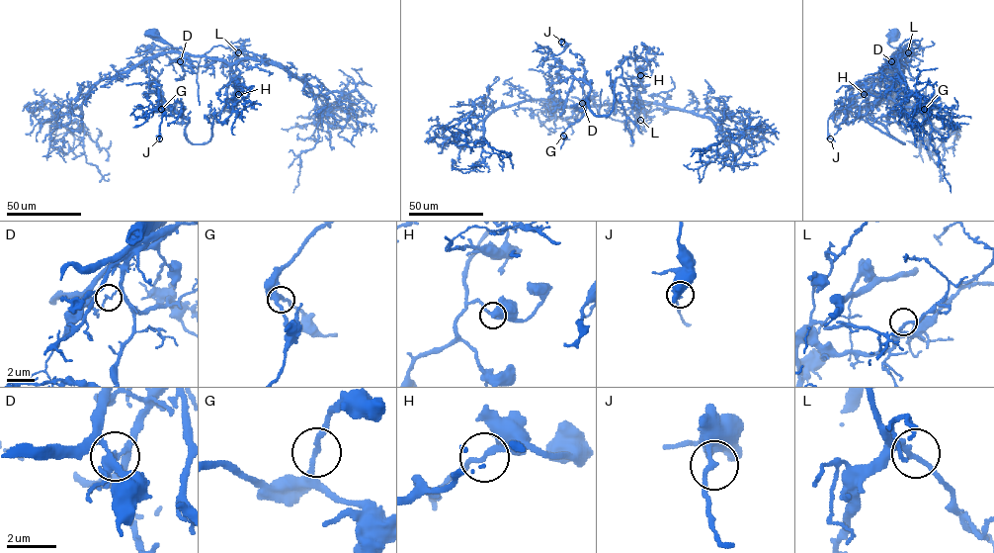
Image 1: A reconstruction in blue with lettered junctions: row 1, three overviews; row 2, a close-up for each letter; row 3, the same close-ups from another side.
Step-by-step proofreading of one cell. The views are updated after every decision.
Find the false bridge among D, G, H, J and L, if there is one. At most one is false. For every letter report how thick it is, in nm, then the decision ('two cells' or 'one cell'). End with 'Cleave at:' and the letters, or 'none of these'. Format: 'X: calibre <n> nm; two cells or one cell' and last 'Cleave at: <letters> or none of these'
D: calibre 150 nm; two cells
G: calibre 190 nm; one cell
H: calibre 190 nm; one cell
J: calibre 190 nm; one cell
L: calibre 200 nm; one cell
Cleave at: D

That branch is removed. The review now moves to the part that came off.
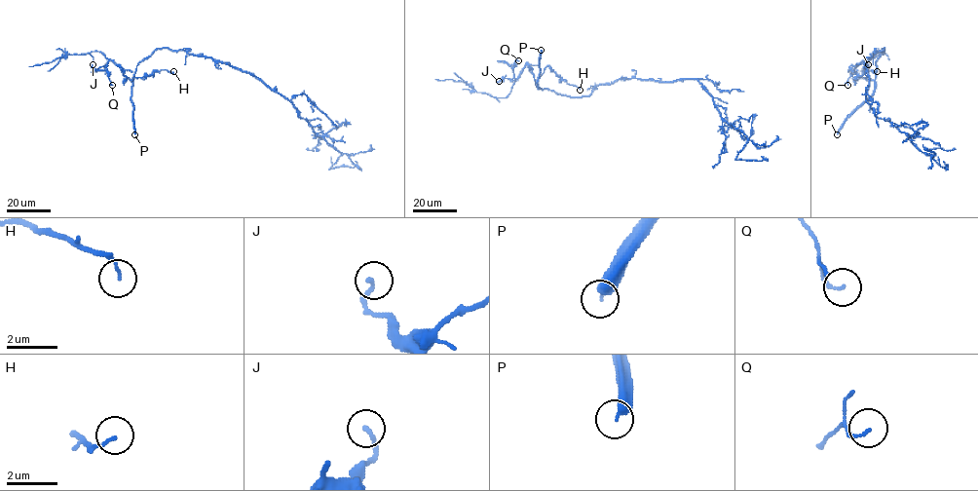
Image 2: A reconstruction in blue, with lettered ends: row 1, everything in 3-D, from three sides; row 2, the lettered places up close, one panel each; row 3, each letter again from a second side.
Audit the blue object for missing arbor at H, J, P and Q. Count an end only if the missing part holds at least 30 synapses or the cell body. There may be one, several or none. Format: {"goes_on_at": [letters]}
{"goes_on_at": ["P"]}

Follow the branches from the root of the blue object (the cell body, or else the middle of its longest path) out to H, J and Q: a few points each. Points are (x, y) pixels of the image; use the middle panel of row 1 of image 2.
H: (614, 82), (598, 85), (589, 95), (559, 94), (540, 88), (537, 83), (549, 66), (580, 90)
J: (614, 82), (597, 85), (588, 95), (564, 95), (538, 87), (527, 63), (516, 80), (503, 78), (499, 81)
Q: (614, 82), (597, 85), (588, 95), (559, 94), (538, 87), (527, 63), (516, 80), (512, 68), (518, 60)

